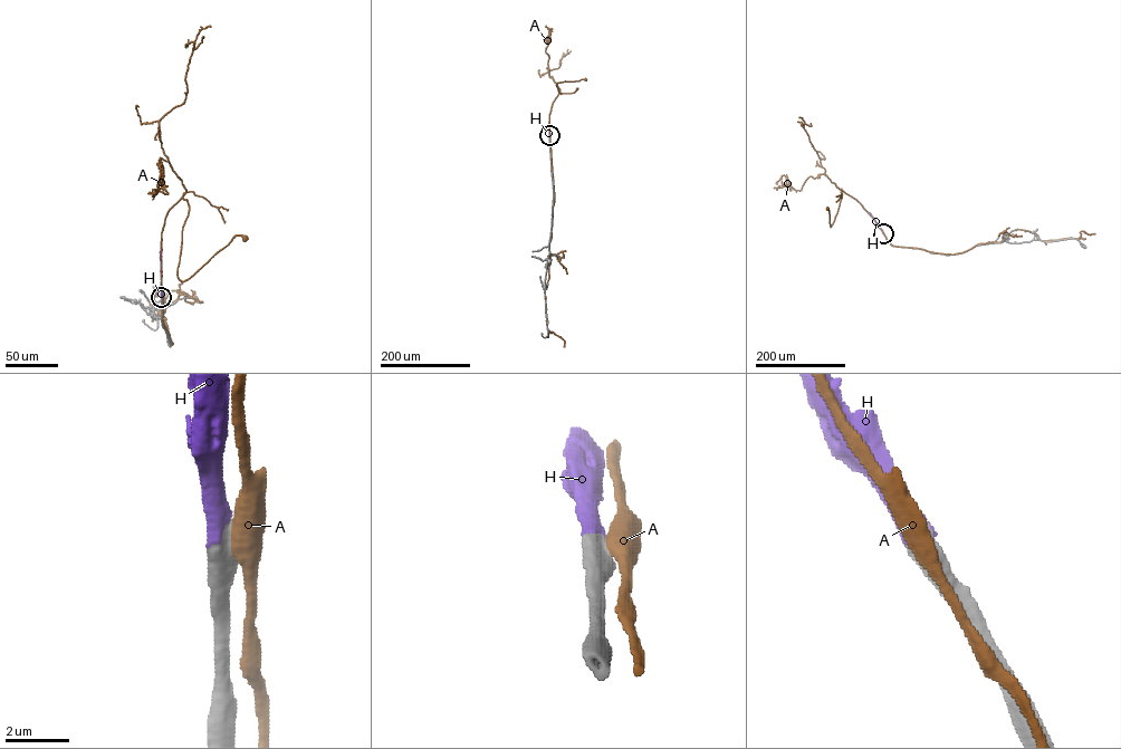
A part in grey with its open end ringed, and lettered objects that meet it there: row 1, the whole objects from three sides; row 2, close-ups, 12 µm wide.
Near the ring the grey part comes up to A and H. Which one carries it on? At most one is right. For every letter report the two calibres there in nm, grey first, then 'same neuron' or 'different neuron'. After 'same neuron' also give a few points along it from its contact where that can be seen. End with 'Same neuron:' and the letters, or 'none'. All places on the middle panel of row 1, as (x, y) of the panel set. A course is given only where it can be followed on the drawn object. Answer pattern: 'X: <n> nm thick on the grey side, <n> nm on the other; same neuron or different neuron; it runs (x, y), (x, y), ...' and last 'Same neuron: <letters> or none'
A: 750 nm thick on the grey side, 550 nm on the other; different neuron
H: 700 nm thick on the grey side, 550 nm on the other; same neuron; it runs (549, 135), (549, 121)
Same neuron: H

